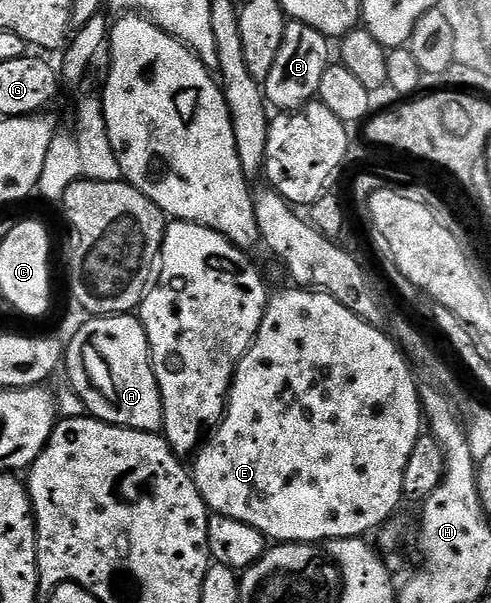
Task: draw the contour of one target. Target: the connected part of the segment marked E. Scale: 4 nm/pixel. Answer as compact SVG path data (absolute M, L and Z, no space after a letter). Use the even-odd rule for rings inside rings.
M293 289L297 291L276 291L269 296L263 321L253 338L247 353L237 363L233 381L229 384L229 397L225 414L211 434L202 442L191 463L191 474L206 507L214 515L226 515L235 521L243 521L265 535L266 540L277 543L307 543L321 545L330 539L356 539L368 536L368 531L378 528L394 518L397 506L405 495L403 477L407 461L411 461L411 449L415 449L423 434L423 412L419 383L413 380L413 371L406 352L396 342L384 335L381 327L372 327L363 317L355 317L325 291Z

